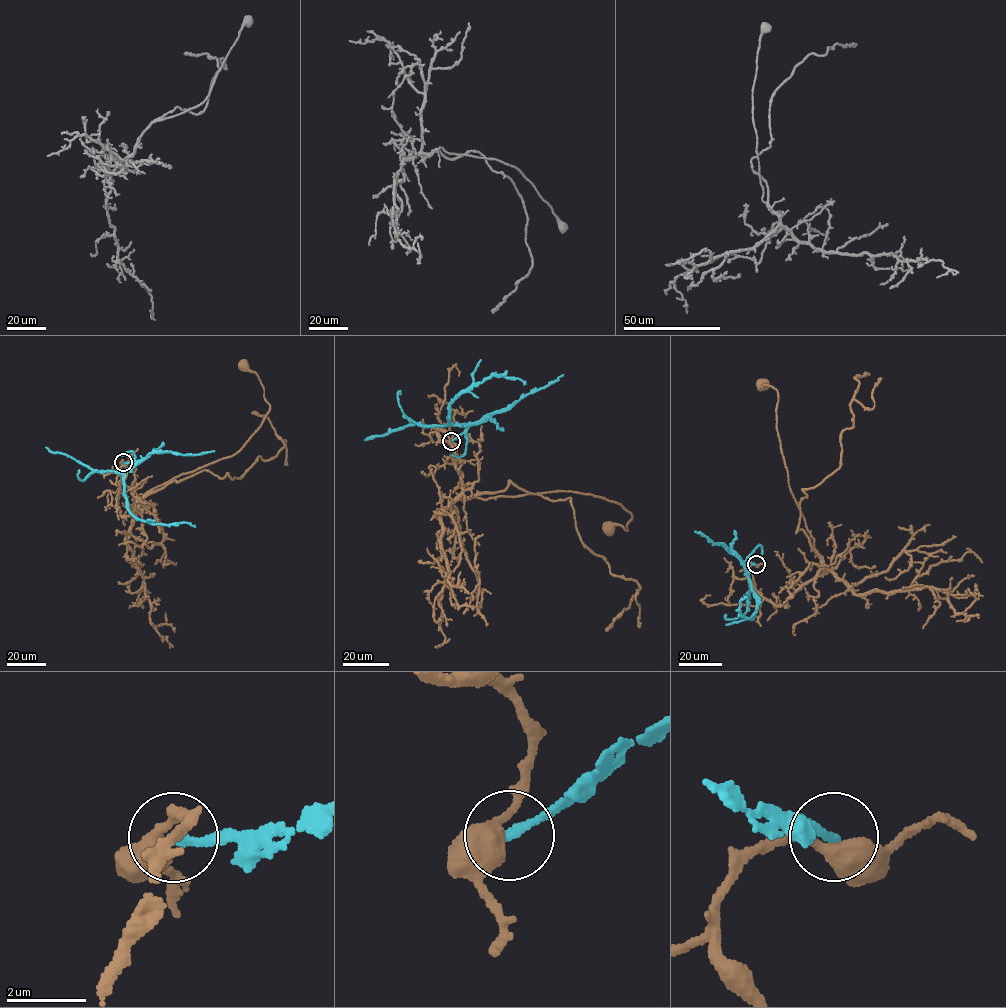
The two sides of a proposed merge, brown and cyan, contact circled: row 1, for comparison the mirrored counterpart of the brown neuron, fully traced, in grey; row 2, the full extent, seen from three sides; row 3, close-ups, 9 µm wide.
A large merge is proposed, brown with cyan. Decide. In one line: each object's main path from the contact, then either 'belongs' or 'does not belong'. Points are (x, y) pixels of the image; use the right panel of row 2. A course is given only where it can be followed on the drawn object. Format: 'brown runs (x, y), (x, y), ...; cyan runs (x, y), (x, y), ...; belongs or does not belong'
brown runs (756, 564), (749, 569), (755, 590), (786, 606), (824, 568), (790, 491), (777, 430), (777, 389), (762, 385); cyan runs (756, 564), (743, 562), (751, 589), (756, 596), (757, 610), (751, 618), (740, 615), (740, 600), (746, 596); does not belong

